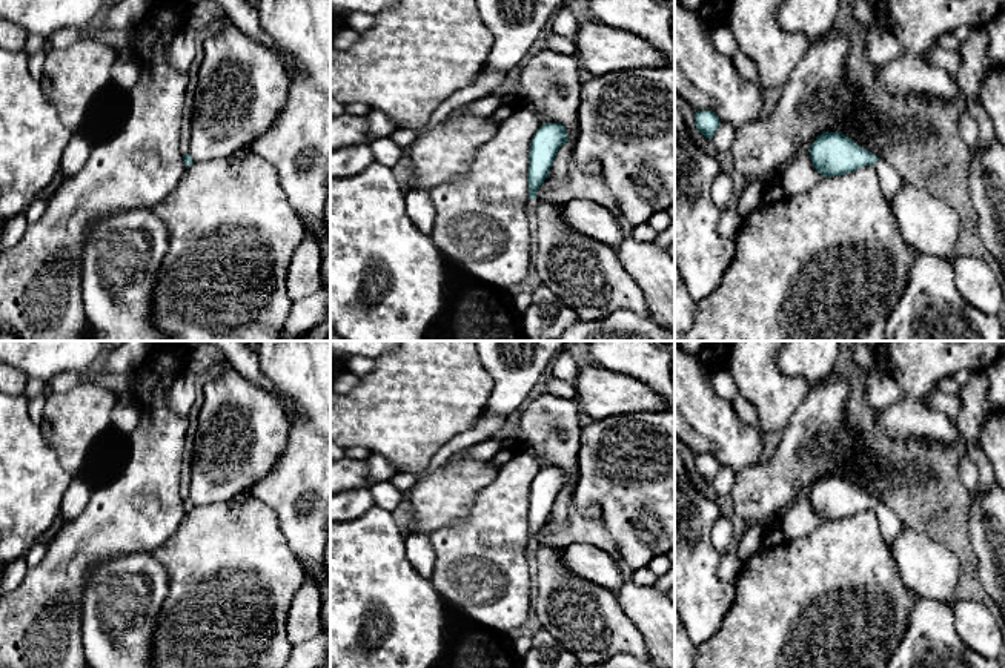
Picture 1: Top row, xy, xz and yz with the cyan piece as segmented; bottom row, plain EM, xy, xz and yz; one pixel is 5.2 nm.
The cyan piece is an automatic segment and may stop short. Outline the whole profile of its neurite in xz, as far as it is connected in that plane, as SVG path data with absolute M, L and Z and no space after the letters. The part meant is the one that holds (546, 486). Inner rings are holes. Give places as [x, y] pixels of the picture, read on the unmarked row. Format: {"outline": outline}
{"outline": "M544 467L532 481L529 496L529 545L527 557L535 559L538 550L536 534L547 522L558 493L569 484L561 467Z"}

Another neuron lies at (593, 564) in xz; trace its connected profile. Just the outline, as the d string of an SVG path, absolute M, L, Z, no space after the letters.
M572 544L562 550L567 568L599 587L615 590L622 584L619 562L593 544Z

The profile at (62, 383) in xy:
M66 372L54 376L48 384L48 393L65 393L81 382L81 376L75 372Z

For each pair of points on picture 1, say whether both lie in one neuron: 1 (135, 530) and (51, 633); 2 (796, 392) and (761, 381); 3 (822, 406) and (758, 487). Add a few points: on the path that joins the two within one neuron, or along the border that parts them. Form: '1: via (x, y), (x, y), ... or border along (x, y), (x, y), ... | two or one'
1: via (105, 538), (51, 591), (51, 602) | one
2: via (787, 392), (770, 390) | one
3: via (815, 426), (778, 467) | one

